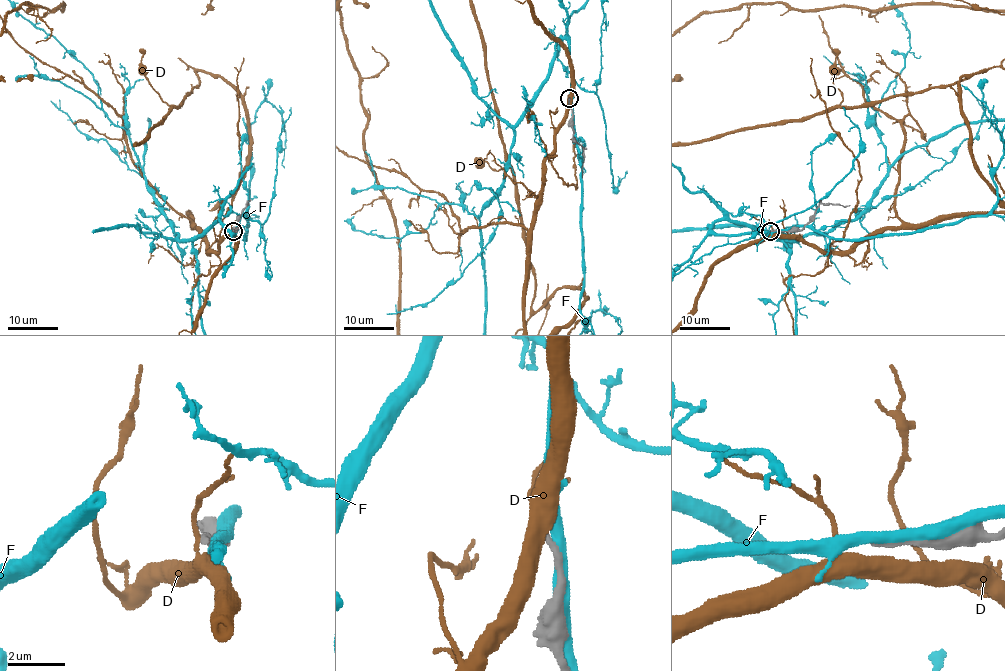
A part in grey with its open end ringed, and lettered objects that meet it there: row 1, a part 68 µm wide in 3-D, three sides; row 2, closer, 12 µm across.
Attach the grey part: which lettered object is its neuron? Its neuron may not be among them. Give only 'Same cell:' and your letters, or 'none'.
Same cell: none

